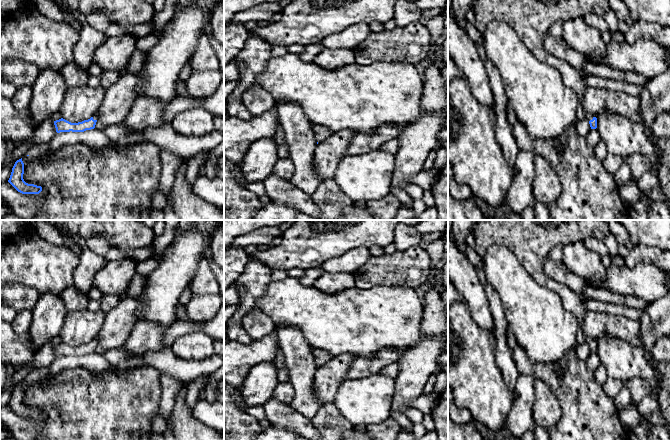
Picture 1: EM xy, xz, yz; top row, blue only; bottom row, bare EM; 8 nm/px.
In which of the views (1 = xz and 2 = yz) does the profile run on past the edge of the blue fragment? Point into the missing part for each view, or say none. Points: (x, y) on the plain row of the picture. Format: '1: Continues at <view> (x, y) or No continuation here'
1: No continuation here
2: Continues at yz (581, 338)

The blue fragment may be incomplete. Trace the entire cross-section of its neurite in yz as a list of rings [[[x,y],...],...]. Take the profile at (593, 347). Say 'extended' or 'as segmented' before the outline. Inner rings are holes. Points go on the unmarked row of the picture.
extended; [[[581,329],[577,333],[577,342],[578,343],[586,342],[589,345],[591,353],[597,352],[597,342],[593,341],[592,339],[586,338]]]

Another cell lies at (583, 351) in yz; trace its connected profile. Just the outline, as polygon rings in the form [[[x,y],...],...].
[[[586,342],[577,343],[575,350],[576,350],[577,356],[582,361],[586,361],[588,359],[589,355],[591,354],[589,345]]]

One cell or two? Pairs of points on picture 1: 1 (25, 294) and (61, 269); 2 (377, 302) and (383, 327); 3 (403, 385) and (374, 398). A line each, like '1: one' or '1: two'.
1: two
2: one
3: two

